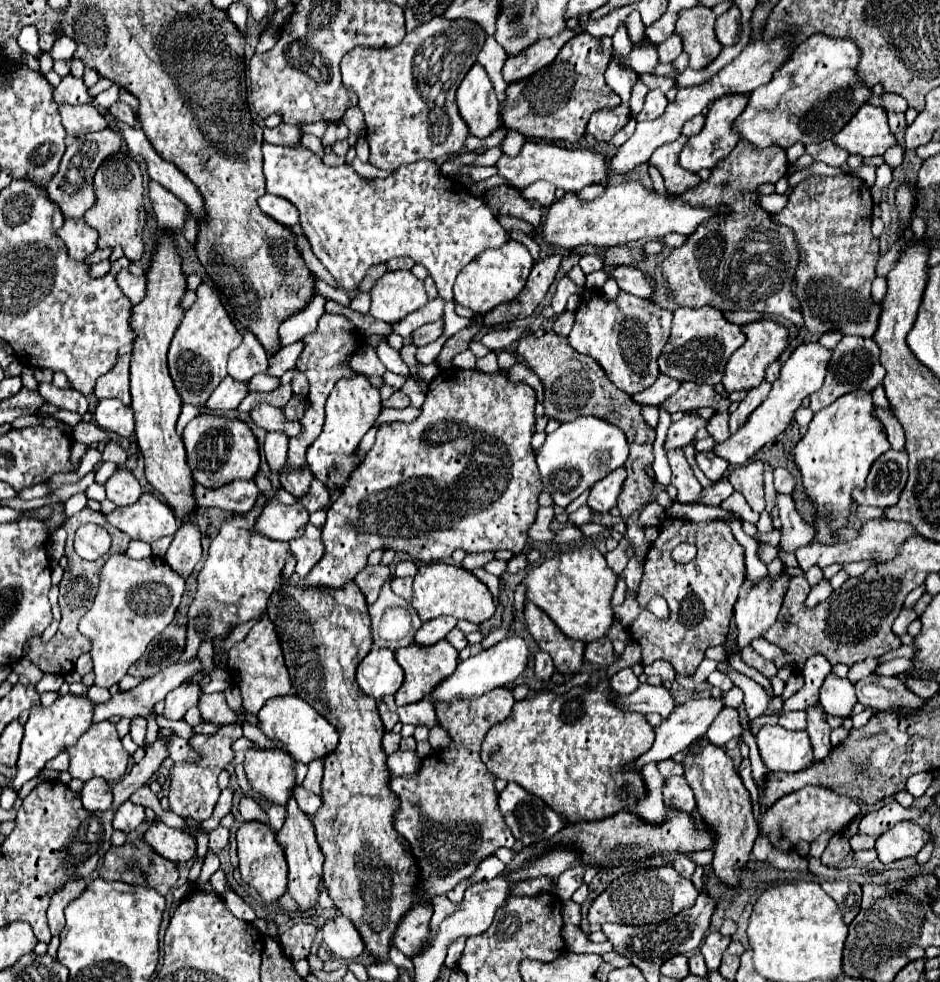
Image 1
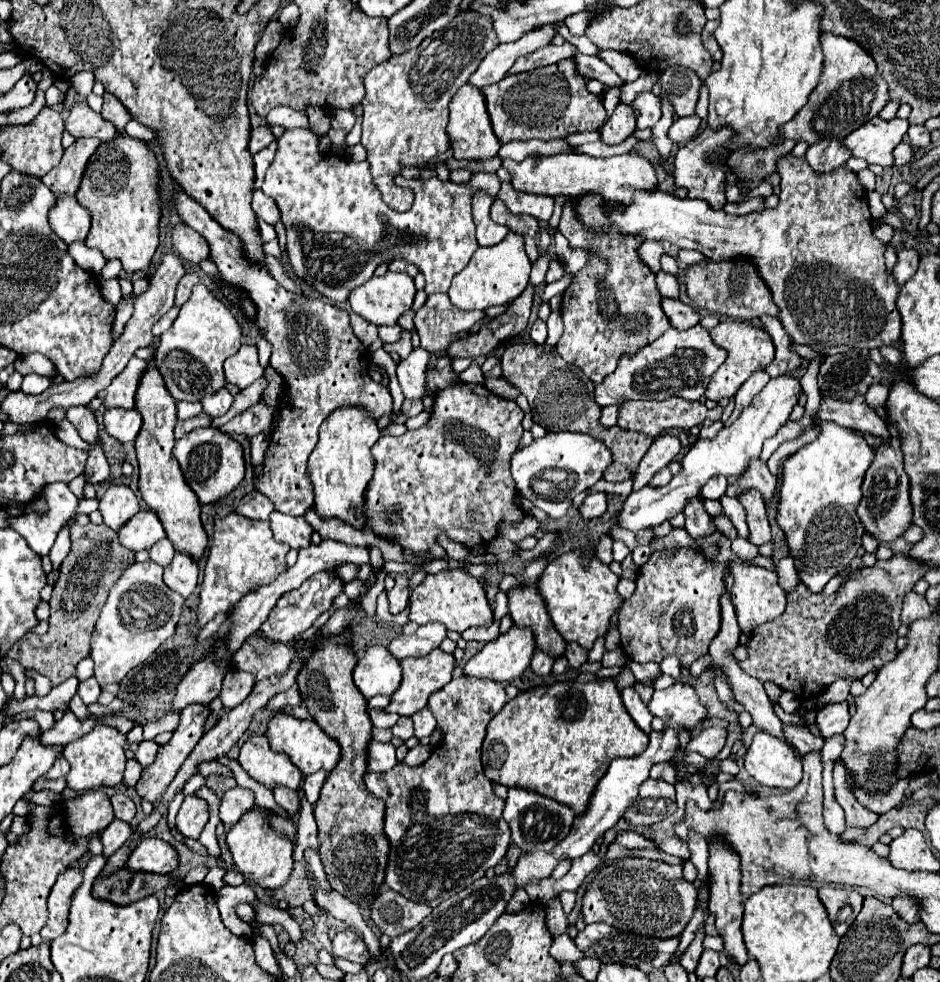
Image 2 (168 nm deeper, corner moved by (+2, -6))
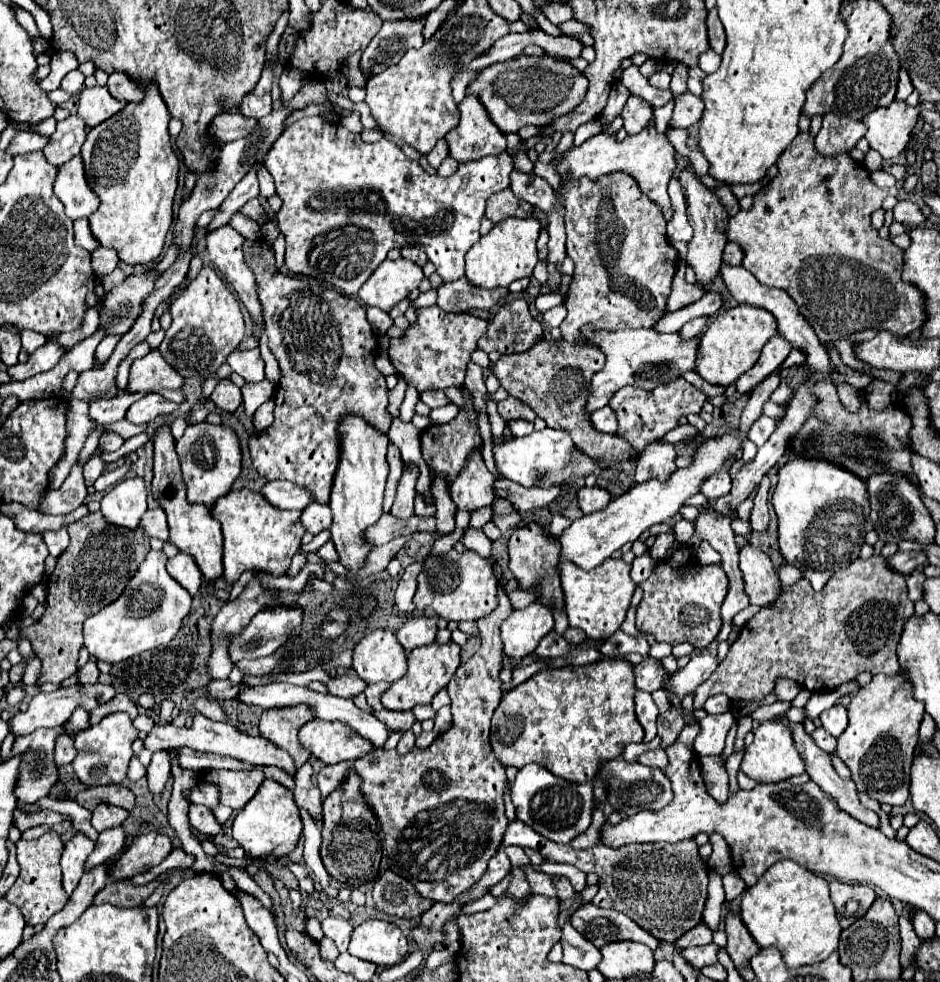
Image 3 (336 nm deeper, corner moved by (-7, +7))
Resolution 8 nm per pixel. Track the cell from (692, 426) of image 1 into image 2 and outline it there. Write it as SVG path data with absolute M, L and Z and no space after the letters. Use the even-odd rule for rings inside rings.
M660 435L652 445L650 449L646 451L646 455L642 457L632 481L634 481L634 491L638 487L644 487L650 483L650 479L662 469L666 467L680 451L680 441L676 437L670 437L670 435Z

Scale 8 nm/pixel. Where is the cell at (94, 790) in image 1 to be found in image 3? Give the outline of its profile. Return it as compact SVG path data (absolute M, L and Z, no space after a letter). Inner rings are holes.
M101 802L99 808L93 810L93 828L97 832L103 832L107 828L113 828L113 826L119 826L123 824L123 820L129 816L127 810L123 810L121 806L107 806L107 802Z

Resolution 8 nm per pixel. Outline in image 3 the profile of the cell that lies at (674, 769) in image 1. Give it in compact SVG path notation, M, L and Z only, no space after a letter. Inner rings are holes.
M655 748L655 750L649 750L645 754L639 756L639 762L645 764L645 766L655 766L655 768L663 768L667 766L667 754L663 748Z

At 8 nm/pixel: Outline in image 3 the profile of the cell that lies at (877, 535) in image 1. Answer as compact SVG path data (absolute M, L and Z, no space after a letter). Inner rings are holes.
M785 562L779 568L779 578L781 578L783 586L791 586L791 582L799 582L799 578L803 578L803 574L799 574L799 570L795 570L795 566L791 566L789 562Z

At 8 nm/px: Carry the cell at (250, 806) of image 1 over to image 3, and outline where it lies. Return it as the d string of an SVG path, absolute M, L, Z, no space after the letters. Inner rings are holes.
M207 770L203 778L215 782L221 788L221 804L241 810L257 792L257 786L265 780L261 770L231 772L231 770Z

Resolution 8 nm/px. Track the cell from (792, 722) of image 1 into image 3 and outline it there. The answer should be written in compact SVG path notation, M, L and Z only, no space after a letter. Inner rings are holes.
M821 726L815 728L815 732L813 732L811 736L813 736L815 744L817 744L821 750L825 750L825 752L833 752L835 746L837 746L837 740L835 740L831 734L827 734L827 730L823 730Z

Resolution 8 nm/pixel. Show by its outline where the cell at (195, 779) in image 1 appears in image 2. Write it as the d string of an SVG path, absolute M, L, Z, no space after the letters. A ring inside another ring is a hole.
M188 795L178 811L178 817L176 817L176 825L178 825L178 831L184 835L184 837L190 837L190 839L198 839L204 825L208 821L208 807L206 807L206 801L198 799L196 795Z

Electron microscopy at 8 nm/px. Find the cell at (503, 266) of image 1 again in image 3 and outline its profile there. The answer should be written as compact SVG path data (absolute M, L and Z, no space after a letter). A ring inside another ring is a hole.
M507 218L505 222L495 224L495 228L487 236L481 236L479 242L473 244L471 250L467 252L467 256L465 256L465 276L467 276L467 280L473 286L479 286L479 288L485 288L485 290L493 290L495 286L509 286L511 282L515 282L519 278L531 276L533 268L537 264L535 242L537 242L539 230L541 230L541 226L539 226L539 222L535 218Z

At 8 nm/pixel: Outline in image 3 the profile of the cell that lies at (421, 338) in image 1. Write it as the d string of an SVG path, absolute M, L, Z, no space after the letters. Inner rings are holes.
M459 278L455 282L441 284L437 288L437 306L447 312L465 312L465 310L491 310L509 296L507 288L483 290L467 282L467 278Z

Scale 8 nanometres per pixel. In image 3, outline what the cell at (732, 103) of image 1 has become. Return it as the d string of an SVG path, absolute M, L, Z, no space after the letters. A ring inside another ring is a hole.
M687 166L679 174L679 182L681 182L681 188L685 192L685 200L687 200L687 216L689 216L689 222L693 226L693 230L695 230L695 234L689 242L689 252L687 252L685 262L693 266L693 270L697 274L697 282L707 284L717 276L719 266L721 266L721 254L723 254L723 248L727 244L727 238L723 234L723 230L727 226L727 212L723 210L723 204L719 202L719 196L715 194L715 190L707 188L699 180L693 166Z

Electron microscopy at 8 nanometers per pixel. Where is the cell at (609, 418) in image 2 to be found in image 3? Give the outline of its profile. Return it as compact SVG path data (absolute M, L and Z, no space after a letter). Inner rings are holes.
M603 406L603 408L595 410L595 412L591 414L591 422L593 422L593 426L595 426L597 430L601 430L601 432L615 432L615 426L617 426L617 422L615 422L615 412L611 410L611 406Z

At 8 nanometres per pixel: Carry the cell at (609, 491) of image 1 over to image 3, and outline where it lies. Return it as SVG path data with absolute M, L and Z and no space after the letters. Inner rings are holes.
M599 486L581 488L577 492L577 498L579 498L579 506L581 506L583 514L591 514L591 512L603 510L611 502L609 492L605 488L599 488Z

